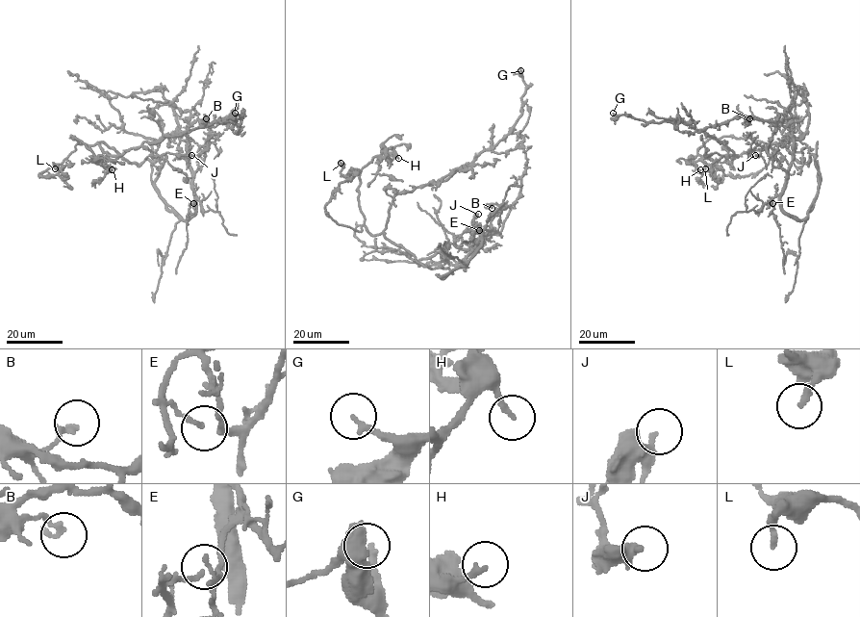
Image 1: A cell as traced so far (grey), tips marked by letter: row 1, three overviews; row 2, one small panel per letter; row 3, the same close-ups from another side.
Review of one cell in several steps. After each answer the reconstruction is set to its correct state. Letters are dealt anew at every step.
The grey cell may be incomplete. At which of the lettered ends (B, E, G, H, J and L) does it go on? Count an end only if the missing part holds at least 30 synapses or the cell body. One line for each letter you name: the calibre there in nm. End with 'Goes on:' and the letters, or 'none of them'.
G: 190 nm thick
Goes on: G

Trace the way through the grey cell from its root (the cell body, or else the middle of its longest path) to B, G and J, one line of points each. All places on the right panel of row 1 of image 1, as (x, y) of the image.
B: (816, 164), (818, 195), (796, 219), (782, 209), (786, 172), (767, 150), (775, 123), (749, 118)
G: (816, 164), (813, 155), (799, 163), (782, 142), (736, 155), (726, 141), (682, 122), (613, 113)
J: (816, 164), (818, 195), (808, 215), (796, 219), (782, 209), (780, 199), (786, 160), (769, 145), (755, 155)

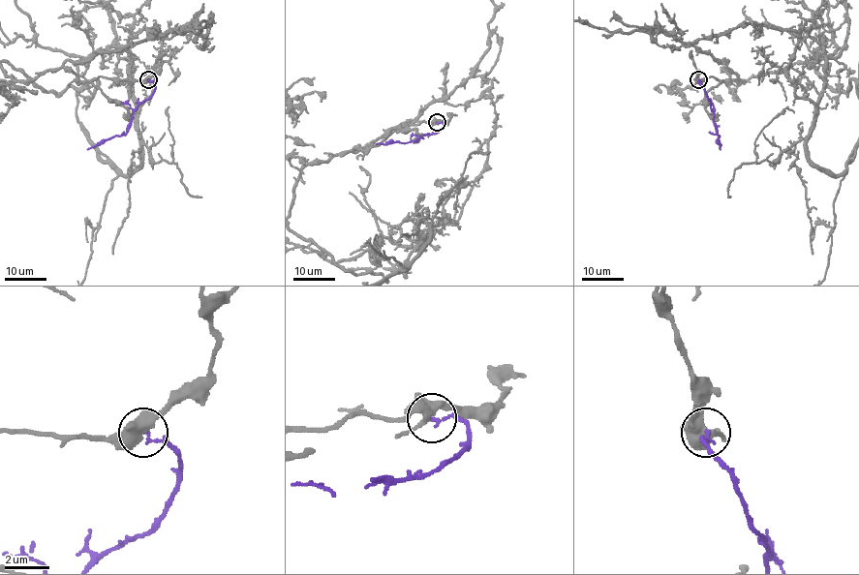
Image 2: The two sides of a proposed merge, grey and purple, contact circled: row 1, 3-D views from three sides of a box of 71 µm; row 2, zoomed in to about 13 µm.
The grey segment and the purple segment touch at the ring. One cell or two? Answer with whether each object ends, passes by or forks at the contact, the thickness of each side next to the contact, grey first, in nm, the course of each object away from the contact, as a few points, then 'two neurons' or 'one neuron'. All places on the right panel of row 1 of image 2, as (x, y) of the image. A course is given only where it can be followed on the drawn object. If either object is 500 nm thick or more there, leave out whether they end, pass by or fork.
grey forks; purple ends; calibres 420 and 160 nm; course grey (698, 79), (852, 79), (847, 167), (806, 136), (814, 49), (839, 47); course purple (698, 79), (709, 98), (720, 149); two neurons

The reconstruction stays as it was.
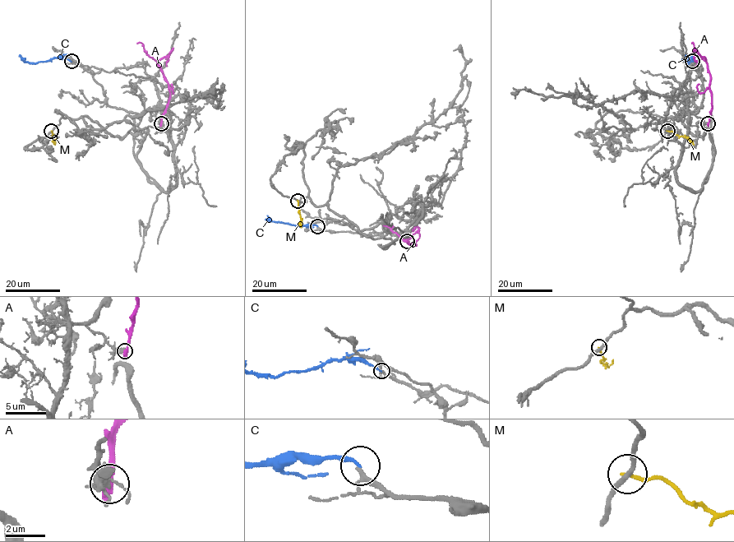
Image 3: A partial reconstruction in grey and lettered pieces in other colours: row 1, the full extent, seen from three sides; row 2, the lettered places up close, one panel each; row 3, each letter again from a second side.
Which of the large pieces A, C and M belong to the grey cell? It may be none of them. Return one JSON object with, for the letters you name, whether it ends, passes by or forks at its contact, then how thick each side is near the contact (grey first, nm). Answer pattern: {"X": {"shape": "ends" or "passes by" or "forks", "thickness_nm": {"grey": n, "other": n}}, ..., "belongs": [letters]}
{"C": {"shape": "ends", "thickness_nm": {"grey": 240, "other": 160}}, "belongs": ["C"]}

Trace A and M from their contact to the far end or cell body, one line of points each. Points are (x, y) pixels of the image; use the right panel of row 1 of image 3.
A: (708, 123), (712, 109), (710, 74), (706, 59), (694, 50), (695, 66)
M: (667, 130), (686, 137), (694, 145)

